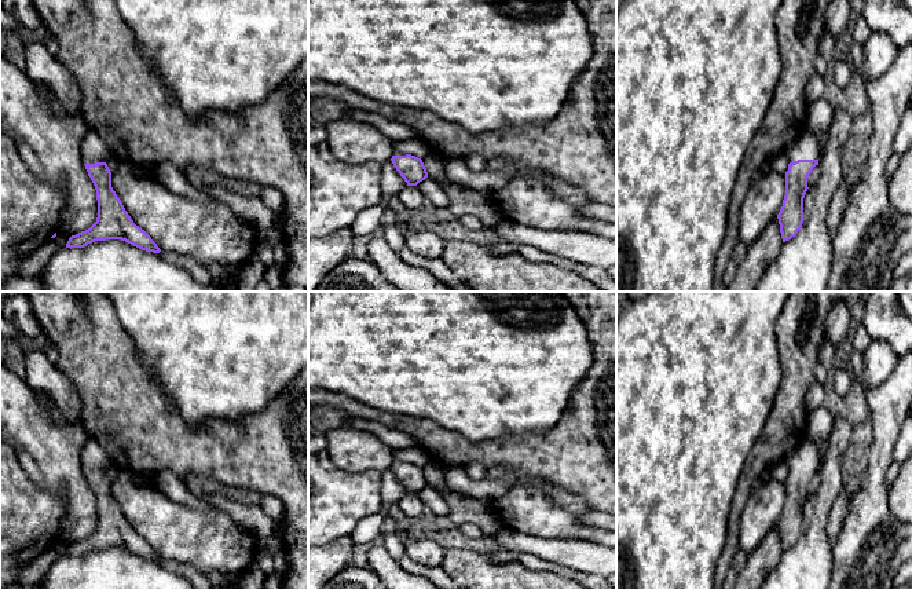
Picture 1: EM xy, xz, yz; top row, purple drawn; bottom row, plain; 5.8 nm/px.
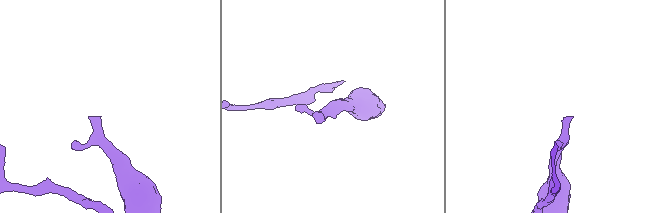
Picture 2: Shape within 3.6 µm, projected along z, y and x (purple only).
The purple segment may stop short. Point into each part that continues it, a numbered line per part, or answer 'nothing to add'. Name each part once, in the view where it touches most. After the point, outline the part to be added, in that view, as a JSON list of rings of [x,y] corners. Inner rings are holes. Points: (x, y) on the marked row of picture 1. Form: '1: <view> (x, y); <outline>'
1: yz (808, 146); [[[806,128],[805,132],[784,150],[784,156],[788,158],[788,162],[795,162],[798,160],[818,160],[821,151],[821,138]]]

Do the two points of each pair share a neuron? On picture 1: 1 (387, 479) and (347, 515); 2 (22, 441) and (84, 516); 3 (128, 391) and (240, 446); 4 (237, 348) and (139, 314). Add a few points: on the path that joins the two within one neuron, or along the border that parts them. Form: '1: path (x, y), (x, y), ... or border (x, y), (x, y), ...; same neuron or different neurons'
1: border (381, 472), (378, 511); different neurons
2: path (43, 456), (77, 490), (79, 496); same neuron
3: path (156, 419), (183, 446), (212, 446); same neuron
4: path (212, 324), (204, 315), (164, 314); same neuron

